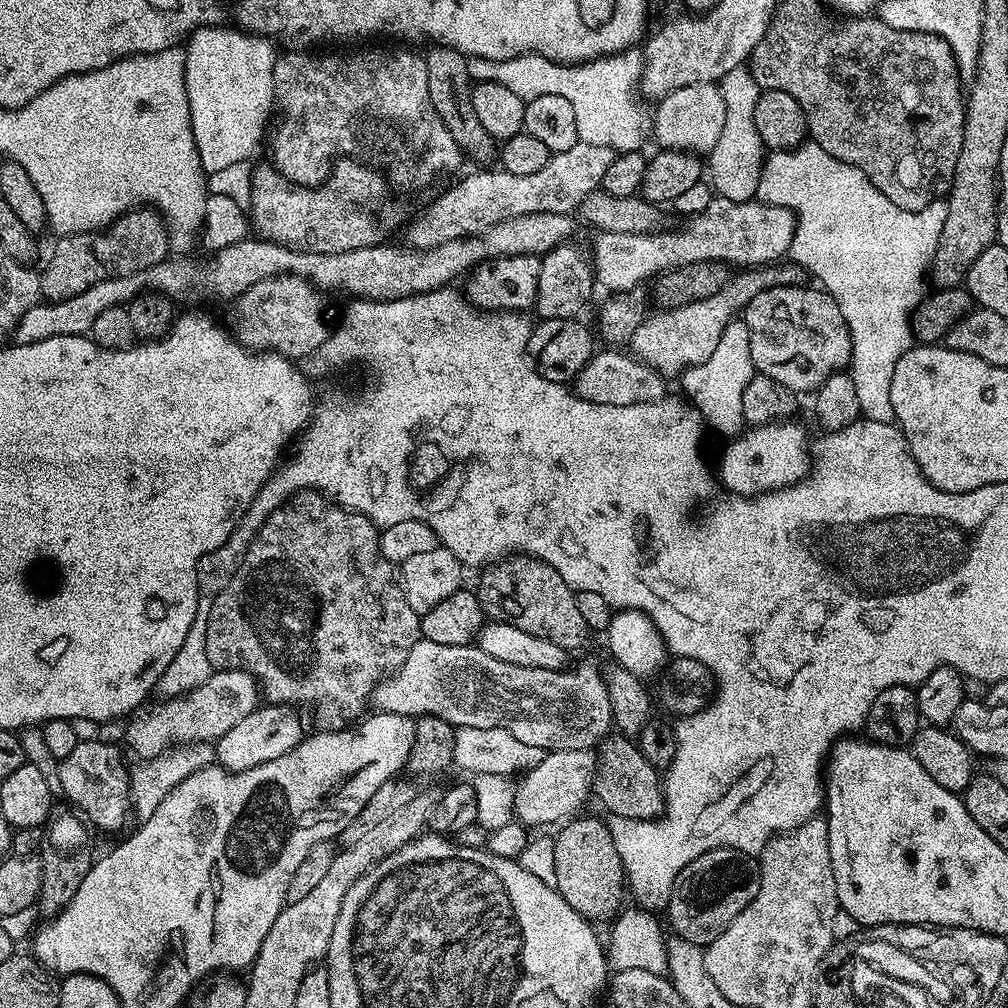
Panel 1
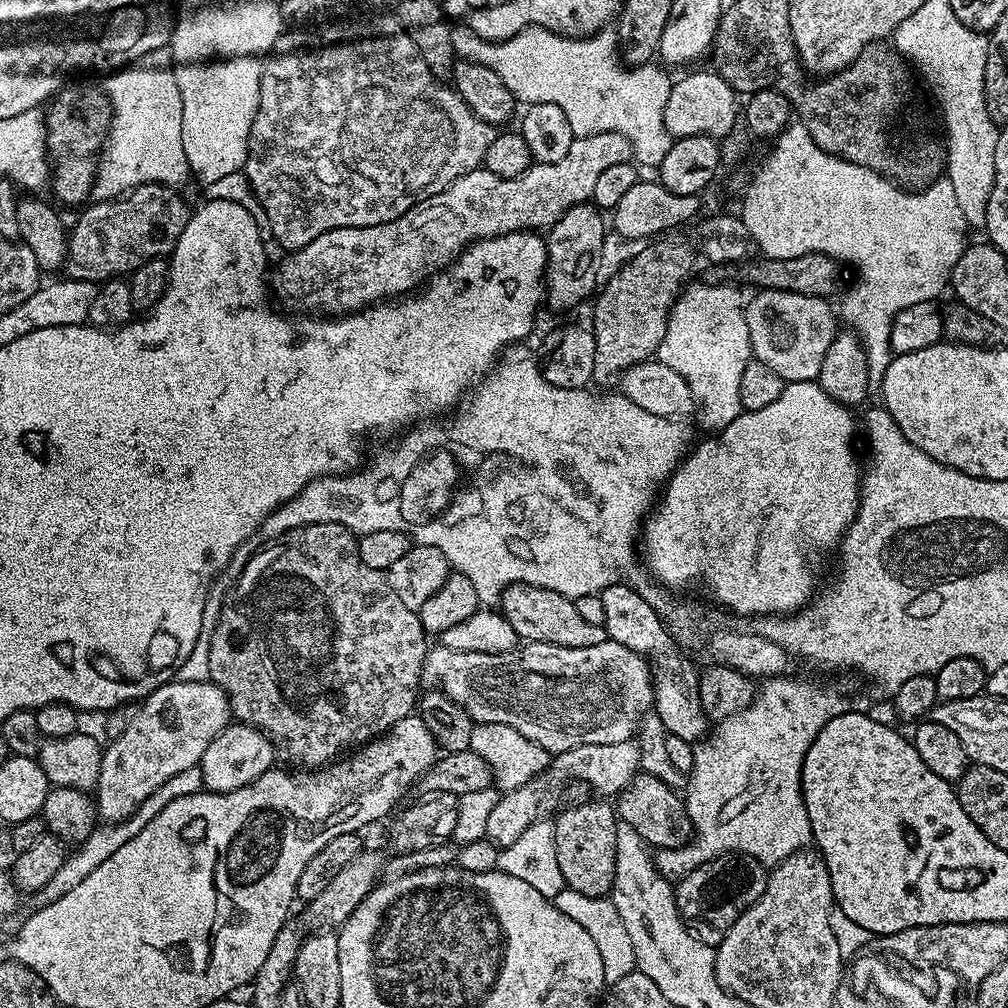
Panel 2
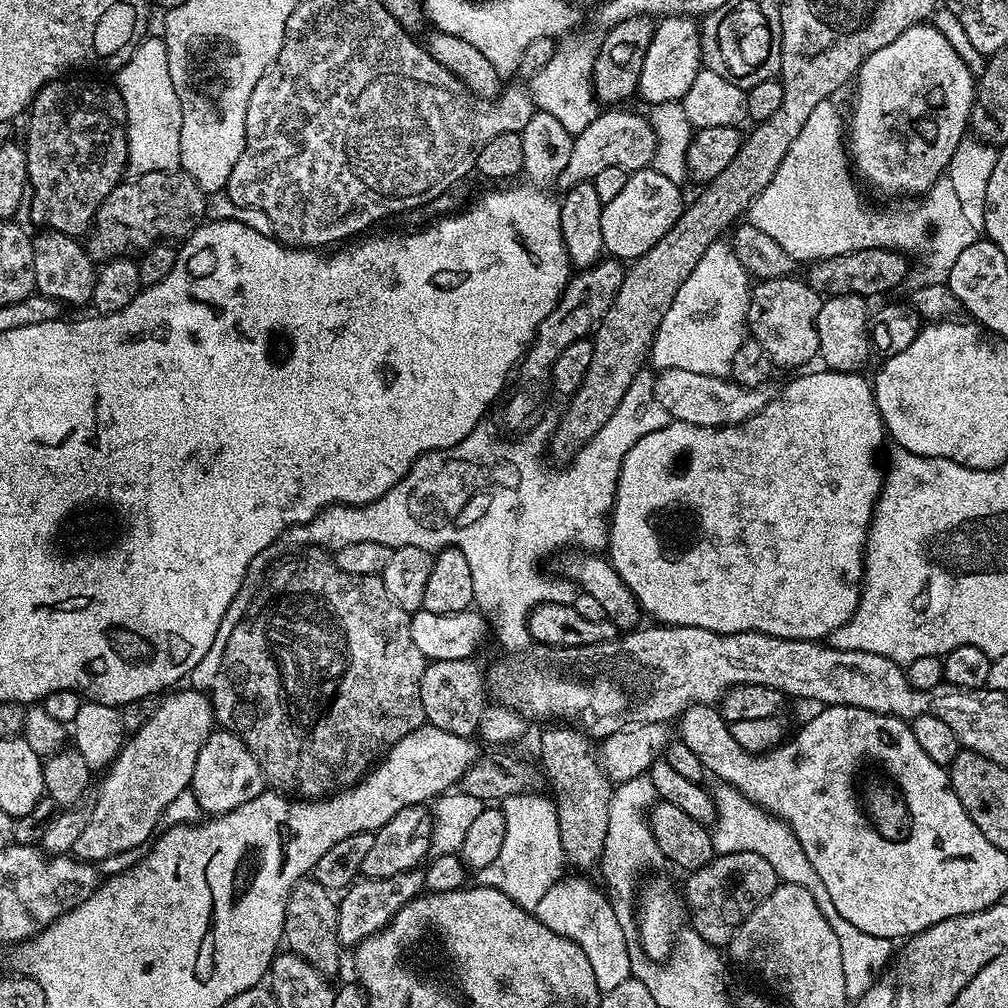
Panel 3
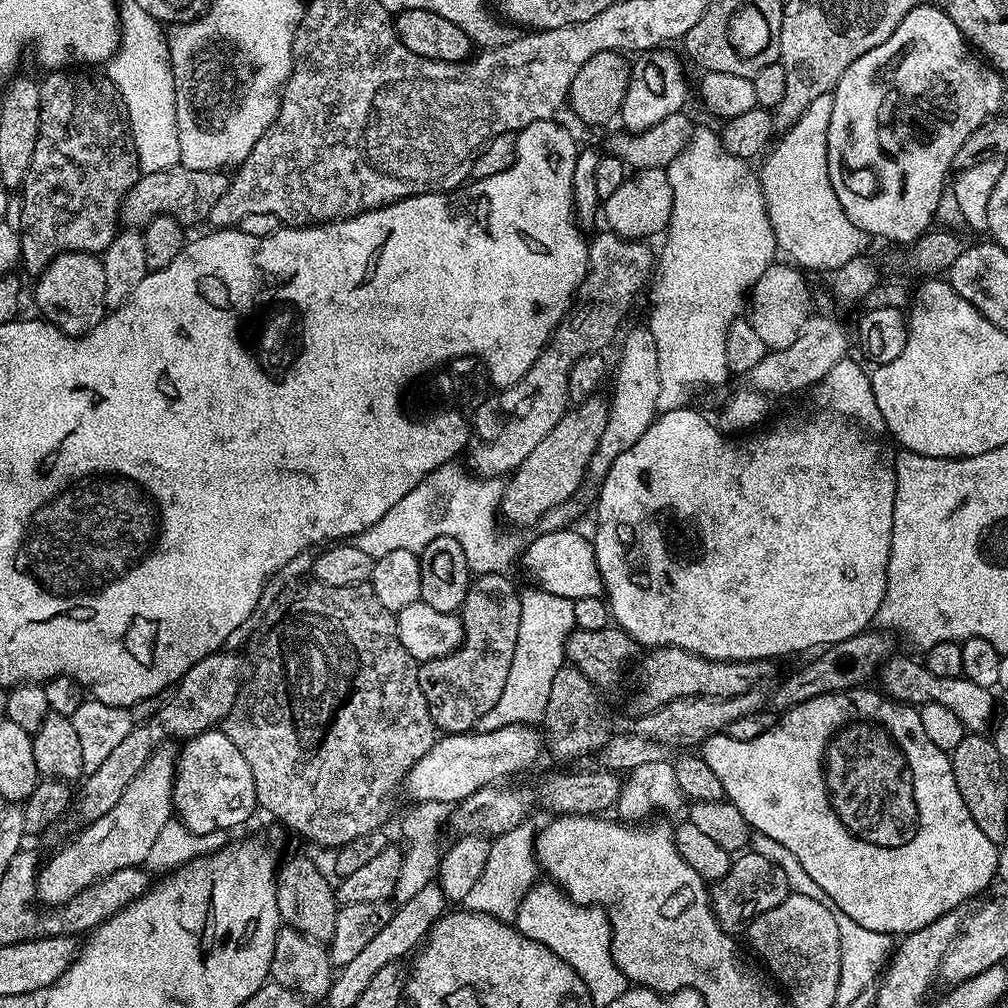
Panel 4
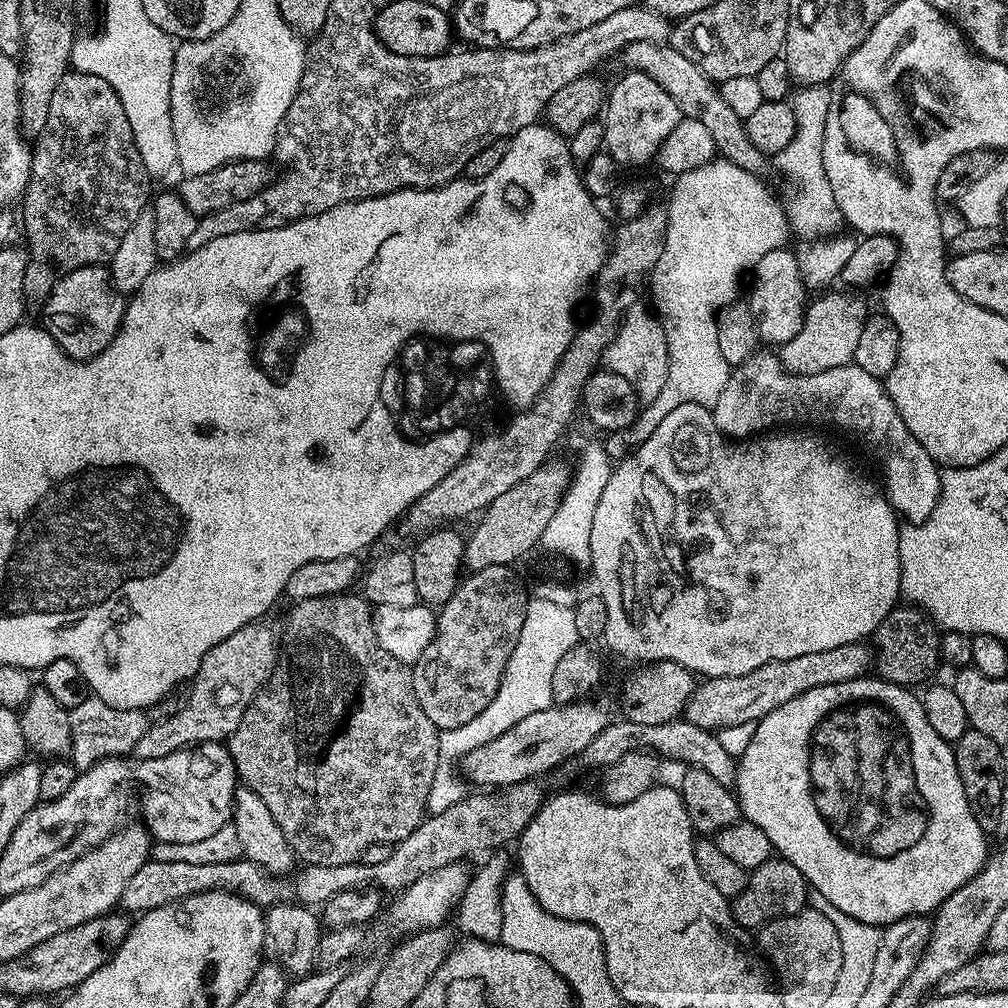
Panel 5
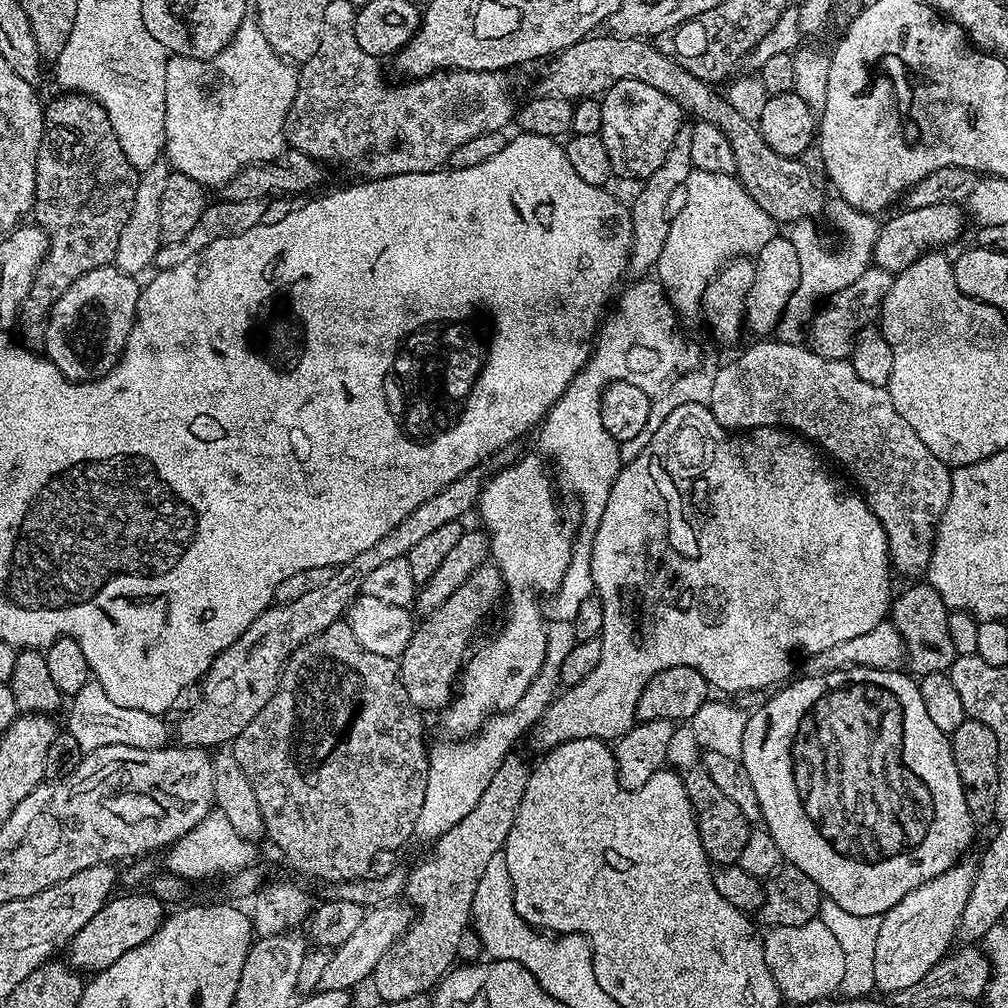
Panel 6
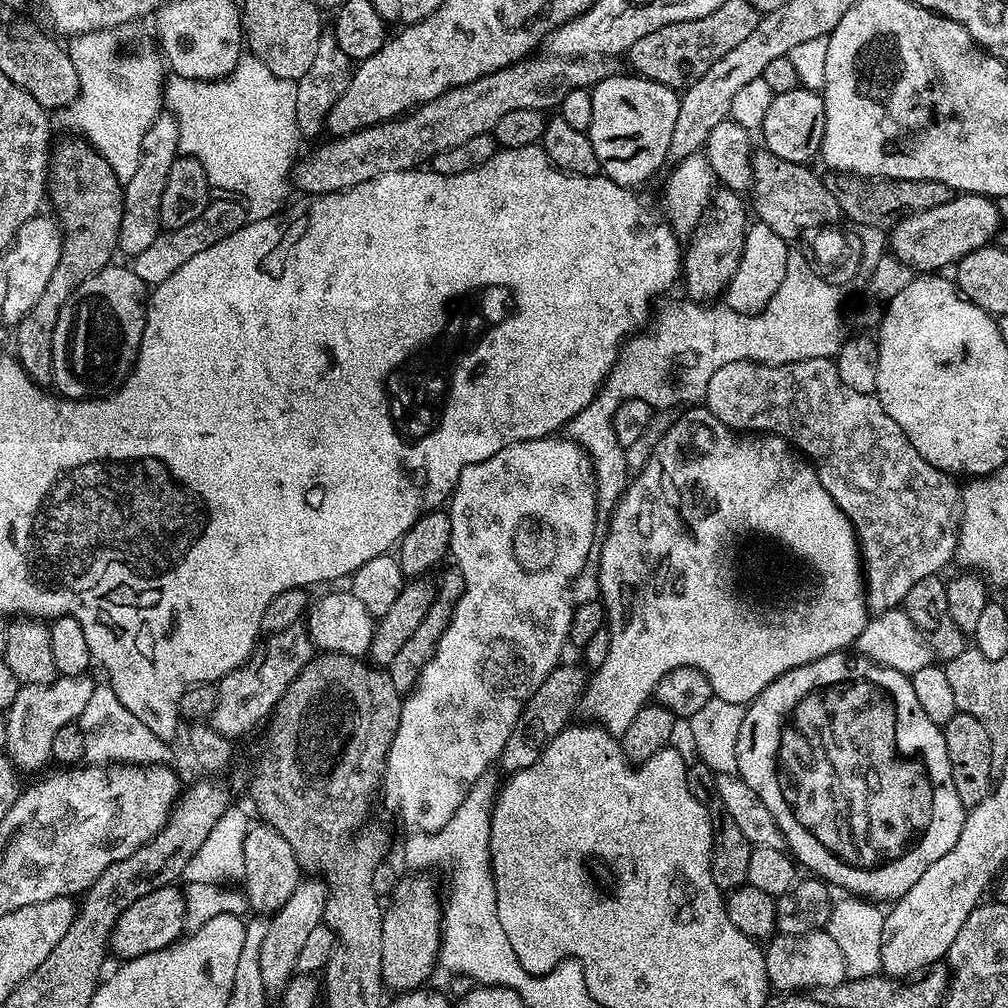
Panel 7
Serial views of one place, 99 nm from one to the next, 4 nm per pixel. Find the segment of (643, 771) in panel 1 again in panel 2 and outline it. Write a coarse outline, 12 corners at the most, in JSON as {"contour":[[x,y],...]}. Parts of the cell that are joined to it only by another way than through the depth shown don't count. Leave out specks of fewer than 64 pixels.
{"contour":[[640,772],[616,815],[653,849],[694,833],[685,797]]}

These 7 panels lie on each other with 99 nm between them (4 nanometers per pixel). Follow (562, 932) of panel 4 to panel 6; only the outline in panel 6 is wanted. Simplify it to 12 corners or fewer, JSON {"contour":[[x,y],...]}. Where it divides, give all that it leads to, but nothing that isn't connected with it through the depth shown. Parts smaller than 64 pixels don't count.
{"contour":[[500,851],[472,899],[472,926],[489,959],[539,980],[576,976],[576,940],[529,927],[513,902]]}

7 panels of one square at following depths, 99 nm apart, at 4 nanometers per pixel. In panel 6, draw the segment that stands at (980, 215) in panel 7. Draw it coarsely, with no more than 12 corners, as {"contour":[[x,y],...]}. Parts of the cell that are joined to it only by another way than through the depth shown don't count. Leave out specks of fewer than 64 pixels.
{"contour":[[961,205],[922,206],[880,224],[872,264],[895,274],[964,232]]}

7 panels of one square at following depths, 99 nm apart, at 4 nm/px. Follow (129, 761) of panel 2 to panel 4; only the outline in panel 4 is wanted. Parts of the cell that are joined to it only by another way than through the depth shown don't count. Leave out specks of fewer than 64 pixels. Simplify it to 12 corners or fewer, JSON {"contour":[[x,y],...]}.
{"contour":[[161,746],[102,818],[41,867],[63,906],[143,865],[173,819],[175,751]]}

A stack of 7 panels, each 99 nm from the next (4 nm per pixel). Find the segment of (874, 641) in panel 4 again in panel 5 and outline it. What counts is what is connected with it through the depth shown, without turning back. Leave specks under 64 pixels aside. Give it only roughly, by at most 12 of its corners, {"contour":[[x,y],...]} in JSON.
{"contour":[[907,602],[874,633],[881,680],[923,685],[941,667],[937,625]]}

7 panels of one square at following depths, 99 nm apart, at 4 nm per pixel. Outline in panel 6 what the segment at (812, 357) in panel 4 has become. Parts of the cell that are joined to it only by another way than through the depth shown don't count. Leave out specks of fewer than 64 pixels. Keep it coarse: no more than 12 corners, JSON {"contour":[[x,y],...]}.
{"contour":[[869,266],[813,316],[810,347],[848,360],[893,273]]}

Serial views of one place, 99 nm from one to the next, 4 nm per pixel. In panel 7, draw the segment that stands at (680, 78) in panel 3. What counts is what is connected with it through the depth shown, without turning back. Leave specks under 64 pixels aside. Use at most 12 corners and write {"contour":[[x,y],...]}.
{"contour":[[613,74],[593,84],[588,137],[623,188],[668,160],[677,89]]}

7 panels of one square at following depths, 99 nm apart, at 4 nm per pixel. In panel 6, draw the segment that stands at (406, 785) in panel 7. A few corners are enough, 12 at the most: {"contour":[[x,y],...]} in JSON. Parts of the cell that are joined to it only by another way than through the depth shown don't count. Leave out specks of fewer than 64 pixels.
{"contour":[[545,457],[483,481],[478,513],[508,613],[467,657],[452,738],[513,708],[546,658],[539,592],[562,582],[577,521]]}

